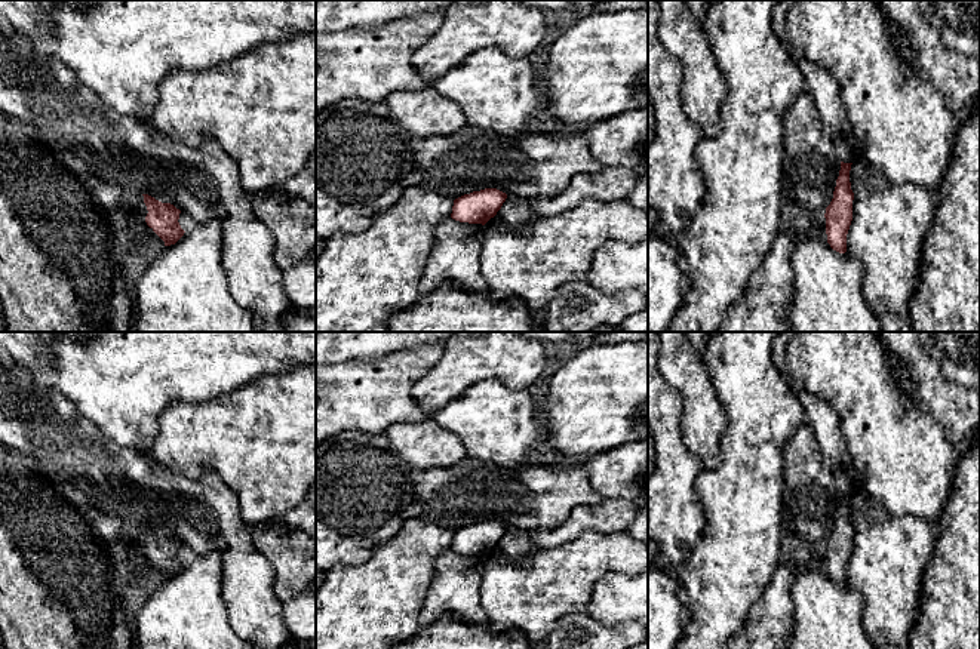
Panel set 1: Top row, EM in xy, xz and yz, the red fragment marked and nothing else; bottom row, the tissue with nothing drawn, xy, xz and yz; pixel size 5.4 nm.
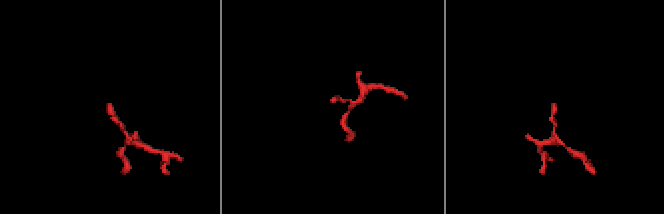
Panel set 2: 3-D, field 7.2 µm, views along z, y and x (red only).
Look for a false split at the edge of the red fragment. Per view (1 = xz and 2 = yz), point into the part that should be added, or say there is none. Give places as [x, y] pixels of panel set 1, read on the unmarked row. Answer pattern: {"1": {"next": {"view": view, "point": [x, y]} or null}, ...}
{"1": {"next": null}, "2": {"next": null}}

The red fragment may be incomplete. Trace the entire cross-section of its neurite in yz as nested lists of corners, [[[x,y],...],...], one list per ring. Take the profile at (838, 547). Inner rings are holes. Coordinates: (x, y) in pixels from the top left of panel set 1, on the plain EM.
[[[841,493],[833,530],[824,545],[827,575],[839,585],[847,584],[847,566],[852,553],[854,525],[850,514],[851,496]]]

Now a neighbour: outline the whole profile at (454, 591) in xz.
[[[452,550],[439,556],[418,615],[423,628],[445,616],[489,625],[480,602],[483,562],[482,556],[460,554]]]

